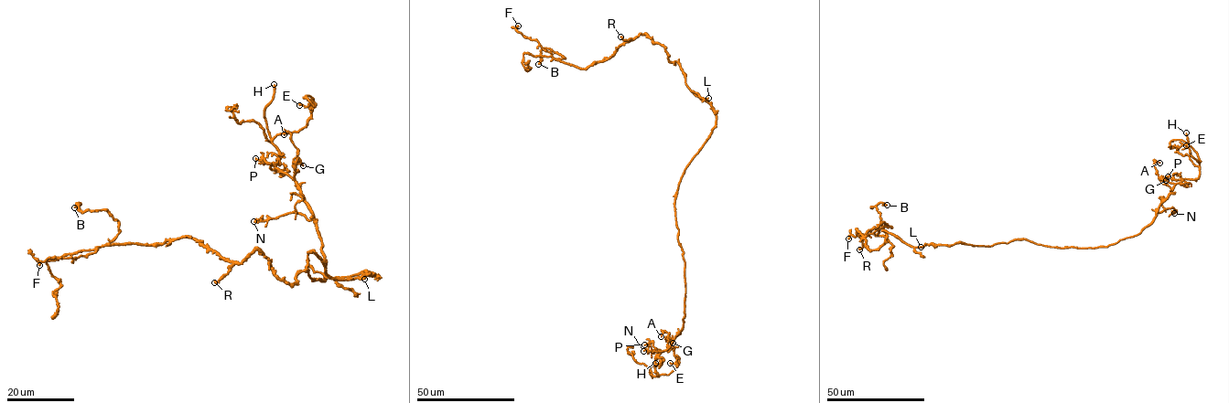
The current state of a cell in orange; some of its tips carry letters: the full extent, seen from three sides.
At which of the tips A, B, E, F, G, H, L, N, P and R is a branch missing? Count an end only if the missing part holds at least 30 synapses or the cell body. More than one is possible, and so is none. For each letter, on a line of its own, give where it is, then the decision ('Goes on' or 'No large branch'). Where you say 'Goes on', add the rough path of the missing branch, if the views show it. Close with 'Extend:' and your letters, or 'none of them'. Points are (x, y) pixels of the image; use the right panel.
A: Place: (1159, 163). No large branch
B: Place: (887, 205). No large branch
E: Place: (1186, 145). No large branch
F: Place: (848, 238). Goes on. Course of what is missing: (848, 238), (844, 248), (846, 258), (860, 260)
G: Place: (1166, 180). No large branch
H: Place: (1186, 132). Goes on. Course of what is missing: (1186, 132), (1165, 109), (1169, 102)
L: Place: (921, 247). No large branch
N: Place: (1174, 213). No large branch
P: Place: (1168, 176). No large branch
R: Place: (859, 249). No large branch
Extend: F, H

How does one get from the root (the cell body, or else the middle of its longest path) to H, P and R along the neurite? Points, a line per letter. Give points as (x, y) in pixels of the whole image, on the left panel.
H: (361, 272), (308, 274), (324, 281), (322, 240), (299, 186), (273, 163), (264, 107), (274, 84)
P: (361, 272), (326, 277), (307, 266), (312, 281), (325, 278), (322, 240), (312, 211), (293, 179), (255, 158)
R: (361, 272), (378, 276), (332, 279), (322, 261), (310, 252), (306, 269), (290, 284), (253, 249), (214, 282)

